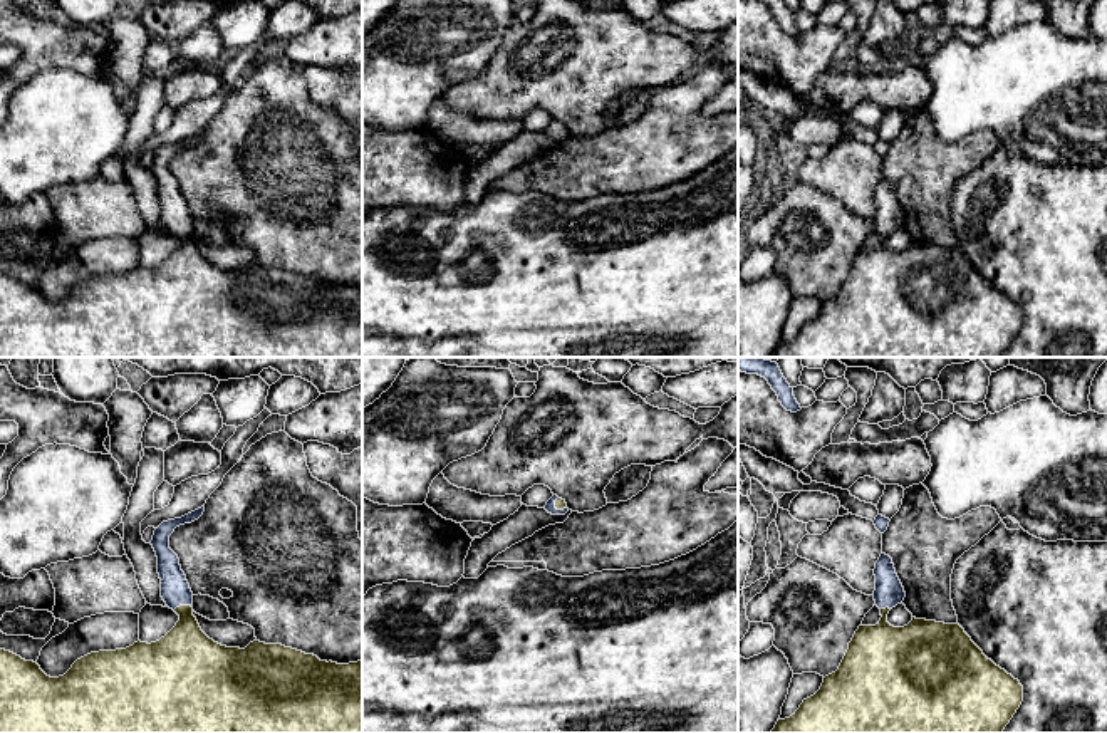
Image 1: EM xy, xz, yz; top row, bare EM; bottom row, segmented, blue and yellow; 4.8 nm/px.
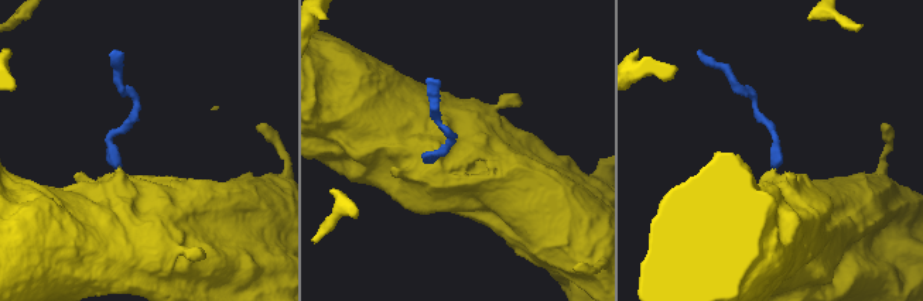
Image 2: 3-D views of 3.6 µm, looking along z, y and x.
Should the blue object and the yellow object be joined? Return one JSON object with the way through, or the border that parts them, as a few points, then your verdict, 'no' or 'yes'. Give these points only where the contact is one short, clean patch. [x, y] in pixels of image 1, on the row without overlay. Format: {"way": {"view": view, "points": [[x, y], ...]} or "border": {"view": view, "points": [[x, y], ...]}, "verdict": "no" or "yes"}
{"way": {"view": "xy", "points": [[175, 213], [181, 228], [185, 280]]}, "verdict": "yes"}

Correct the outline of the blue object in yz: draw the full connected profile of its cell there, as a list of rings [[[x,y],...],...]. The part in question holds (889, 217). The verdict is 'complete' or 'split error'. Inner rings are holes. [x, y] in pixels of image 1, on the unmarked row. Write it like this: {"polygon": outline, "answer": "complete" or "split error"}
{"polygon": [[[881,178],[874,200],[881,245],[859,250],[839,294],[790,342],[778,344],[772,357],[1003,357],[1023,325],[1020,305],[988,283],[959,248],[912,242],[904,252],[891,250],[887,238],[906,216],[889,179]]], "answer": "split error"}

